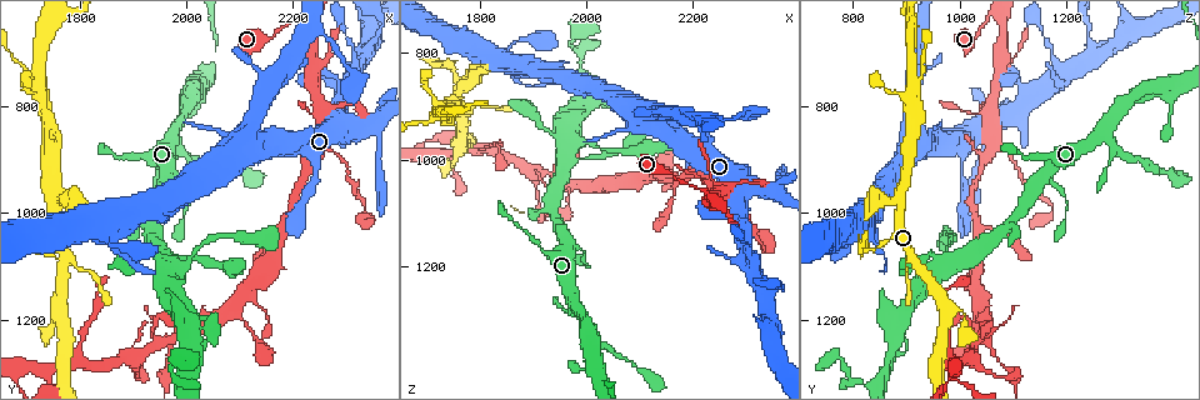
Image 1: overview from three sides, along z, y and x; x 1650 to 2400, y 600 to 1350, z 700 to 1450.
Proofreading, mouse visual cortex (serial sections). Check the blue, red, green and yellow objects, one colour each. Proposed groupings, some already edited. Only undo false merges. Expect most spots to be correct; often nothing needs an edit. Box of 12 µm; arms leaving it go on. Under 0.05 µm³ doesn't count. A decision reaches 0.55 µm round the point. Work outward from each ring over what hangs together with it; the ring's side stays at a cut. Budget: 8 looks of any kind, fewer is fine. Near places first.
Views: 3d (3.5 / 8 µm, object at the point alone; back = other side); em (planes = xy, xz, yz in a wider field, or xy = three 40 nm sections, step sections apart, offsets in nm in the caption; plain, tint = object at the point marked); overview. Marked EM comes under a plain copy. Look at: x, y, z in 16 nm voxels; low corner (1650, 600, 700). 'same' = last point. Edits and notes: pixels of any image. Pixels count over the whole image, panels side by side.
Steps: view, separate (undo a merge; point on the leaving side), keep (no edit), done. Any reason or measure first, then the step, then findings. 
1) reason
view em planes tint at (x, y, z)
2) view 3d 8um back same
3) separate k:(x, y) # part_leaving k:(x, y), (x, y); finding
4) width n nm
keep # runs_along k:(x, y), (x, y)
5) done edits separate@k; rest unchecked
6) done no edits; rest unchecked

thick turns thin
view 3d 3.5um at (1980, 855, 1260)

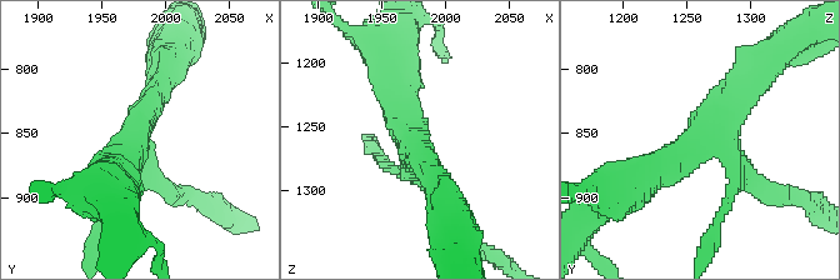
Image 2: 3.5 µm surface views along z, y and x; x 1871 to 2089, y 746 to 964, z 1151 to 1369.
view em xy step 3 tint at (1976, 852, 1264)

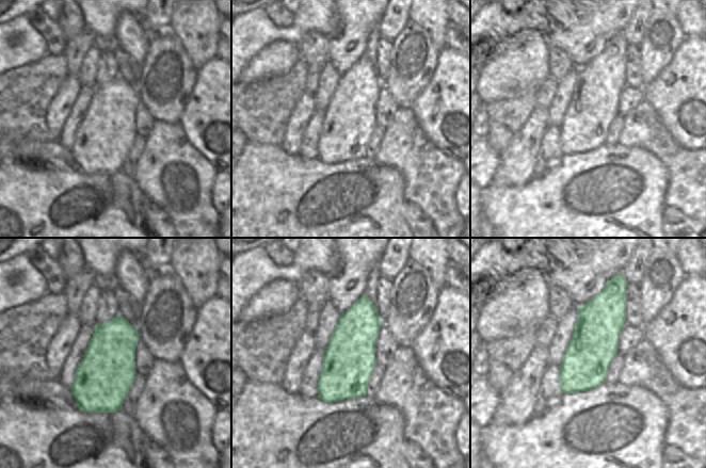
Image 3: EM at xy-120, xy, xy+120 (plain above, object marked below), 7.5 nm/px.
keep # continuous, no second cell

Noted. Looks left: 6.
sharp bend
view 3d 3.5um at (2300, 720, 905)

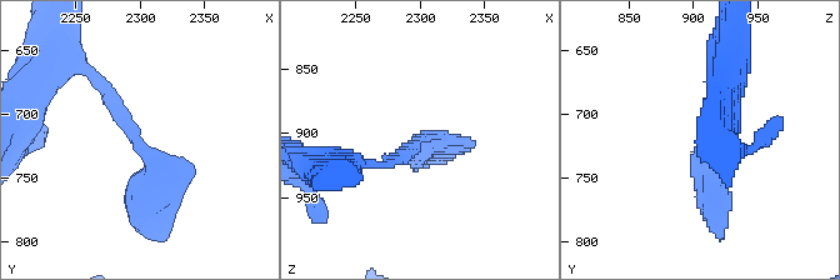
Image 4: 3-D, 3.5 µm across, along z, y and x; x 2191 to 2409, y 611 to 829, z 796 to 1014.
need the tissue
view em xy step 2 tint at (2300, 722, 906)

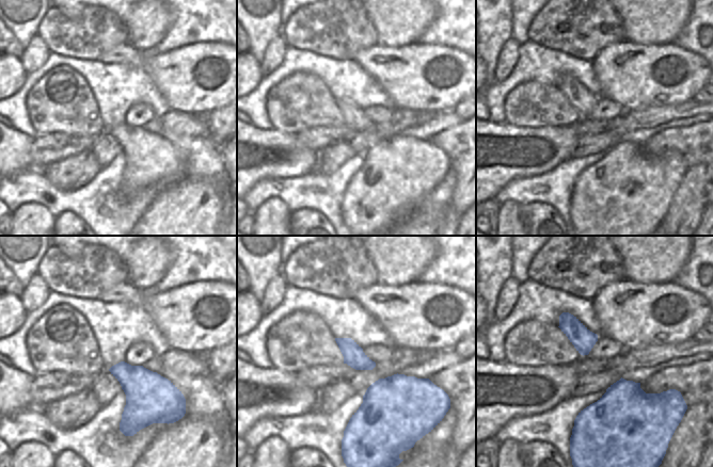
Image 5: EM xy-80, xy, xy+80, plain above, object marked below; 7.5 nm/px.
keep # runs_along 4:(93, 80), (154, 164), (143, 210); all the same cell

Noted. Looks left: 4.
four or more arms meet
view 3d 3.5um at (1950, 1245, 1040)

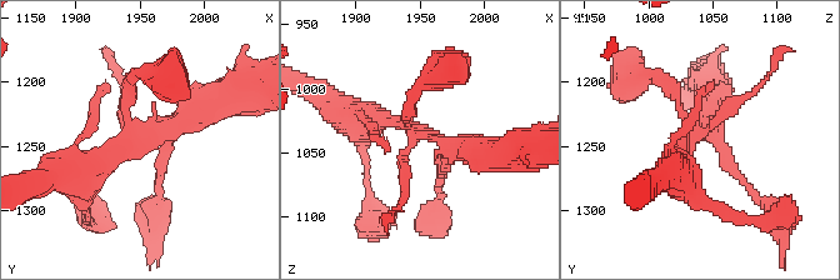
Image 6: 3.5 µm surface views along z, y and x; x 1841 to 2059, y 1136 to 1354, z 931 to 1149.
view em xy step 5 tint at (1948, 1242, 1036)

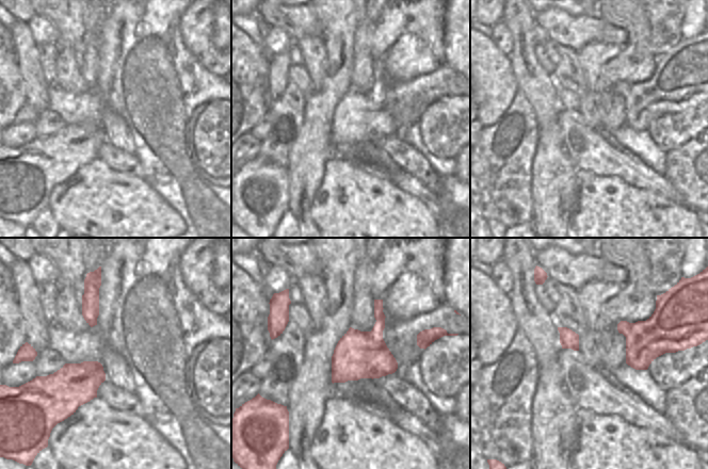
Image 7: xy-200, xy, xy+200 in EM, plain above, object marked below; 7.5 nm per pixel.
keep # runs_along 6:(210, 103), (69, 173); continuous, no second cell

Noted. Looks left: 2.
done no edits; rest unchecked

